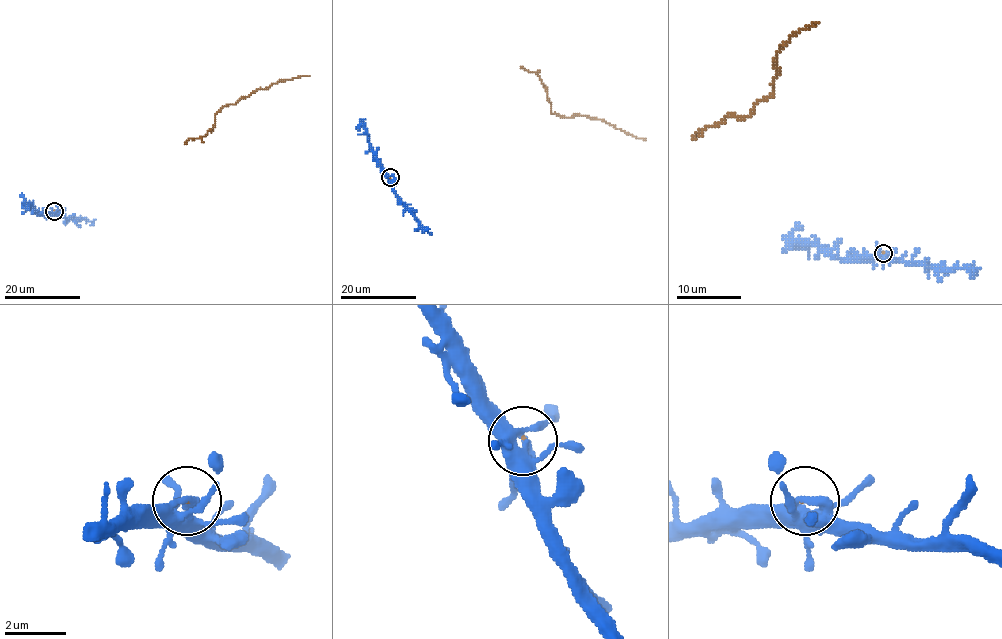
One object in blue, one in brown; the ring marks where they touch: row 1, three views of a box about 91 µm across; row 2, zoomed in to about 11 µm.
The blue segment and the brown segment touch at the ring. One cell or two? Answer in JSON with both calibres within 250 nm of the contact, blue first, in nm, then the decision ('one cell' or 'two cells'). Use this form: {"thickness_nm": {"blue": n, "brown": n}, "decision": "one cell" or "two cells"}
{"thickness_nm": {"blue": 320, "brown": 40}, "decision": "one cell"}

